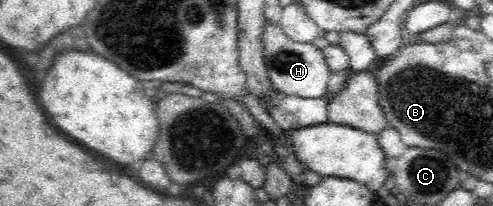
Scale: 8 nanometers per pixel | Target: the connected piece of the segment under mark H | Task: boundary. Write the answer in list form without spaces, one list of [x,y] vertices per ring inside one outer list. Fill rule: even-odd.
[[[268,22],[264,30],[262,40],[265,46],[265,64],[274,89],[287,96],[325,98],[331,71],[324,52],[319,51],[312,43],[299,43],[289,39],[283,33],[281,24],[275,25]]]

